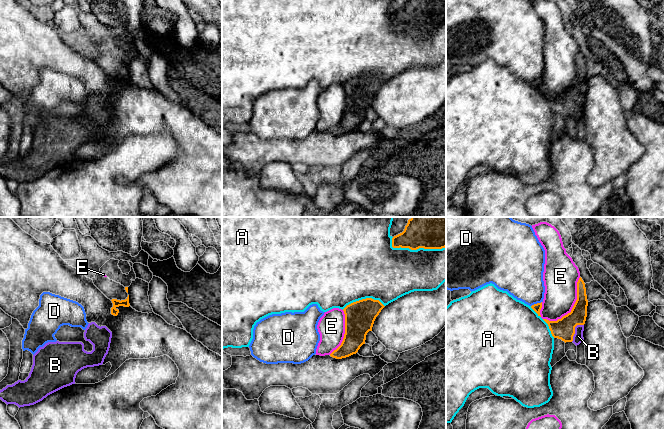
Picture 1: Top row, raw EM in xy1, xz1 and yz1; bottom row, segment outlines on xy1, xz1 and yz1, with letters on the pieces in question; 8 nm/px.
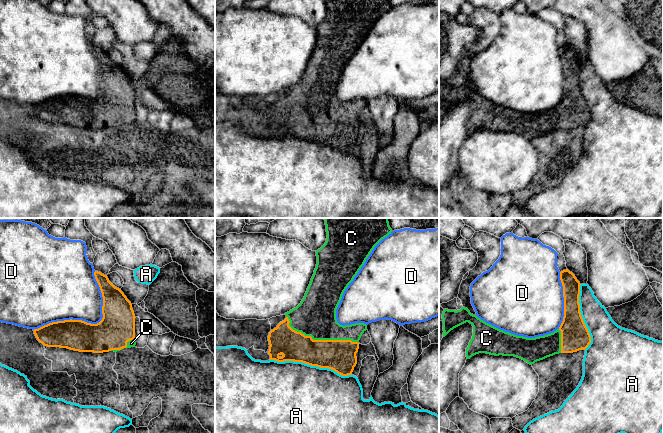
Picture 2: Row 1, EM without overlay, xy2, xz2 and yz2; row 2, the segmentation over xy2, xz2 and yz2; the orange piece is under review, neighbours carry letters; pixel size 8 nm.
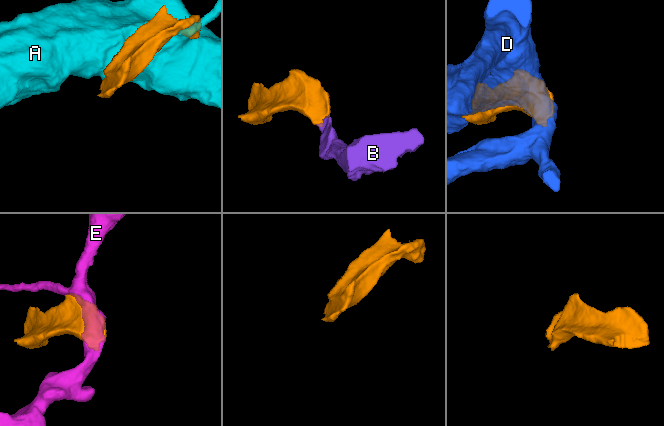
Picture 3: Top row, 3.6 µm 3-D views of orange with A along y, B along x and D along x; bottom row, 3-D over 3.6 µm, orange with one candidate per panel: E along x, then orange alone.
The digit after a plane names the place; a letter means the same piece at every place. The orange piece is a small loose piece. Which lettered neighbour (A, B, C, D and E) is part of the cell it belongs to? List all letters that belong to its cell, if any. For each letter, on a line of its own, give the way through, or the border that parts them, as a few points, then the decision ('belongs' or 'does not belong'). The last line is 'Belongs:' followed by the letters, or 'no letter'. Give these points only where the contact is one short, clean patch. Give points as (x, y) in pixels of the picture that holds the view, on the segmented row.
A: does not belong
B: runs through yz1 (564, 328), (574, 330), (578, 336); belongs
C: belongs
D: does not belong
E: does not belong
Belongs: B, C

